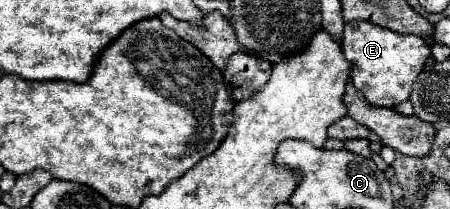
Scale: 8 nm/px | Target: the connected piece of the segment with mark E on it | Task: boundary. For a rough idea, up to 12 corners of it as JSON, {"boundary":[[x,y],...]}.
{"boundary":[[346,22],[350,80],[374,106],[408,100],[430,58],[420,36]]}

